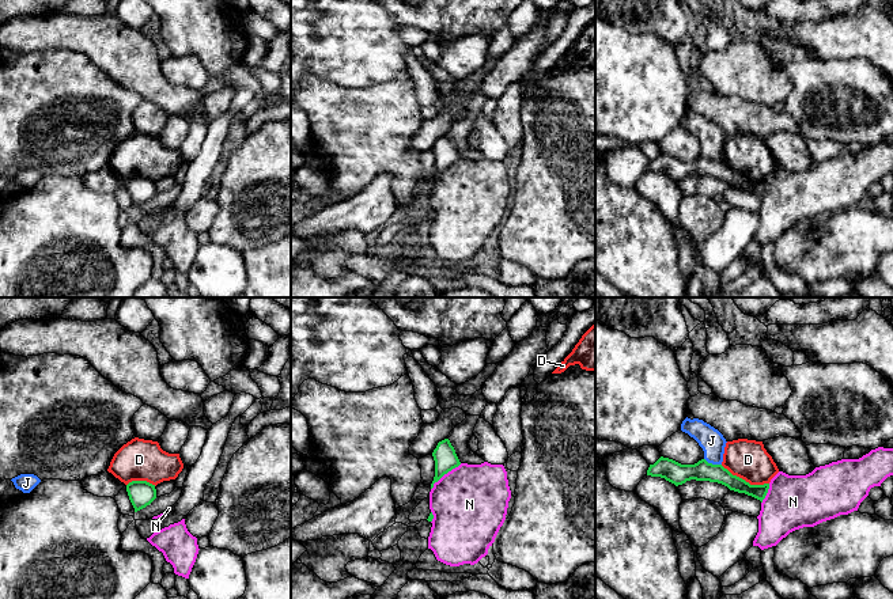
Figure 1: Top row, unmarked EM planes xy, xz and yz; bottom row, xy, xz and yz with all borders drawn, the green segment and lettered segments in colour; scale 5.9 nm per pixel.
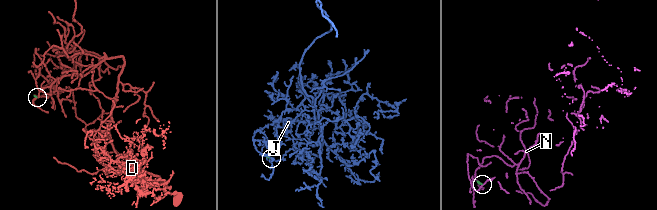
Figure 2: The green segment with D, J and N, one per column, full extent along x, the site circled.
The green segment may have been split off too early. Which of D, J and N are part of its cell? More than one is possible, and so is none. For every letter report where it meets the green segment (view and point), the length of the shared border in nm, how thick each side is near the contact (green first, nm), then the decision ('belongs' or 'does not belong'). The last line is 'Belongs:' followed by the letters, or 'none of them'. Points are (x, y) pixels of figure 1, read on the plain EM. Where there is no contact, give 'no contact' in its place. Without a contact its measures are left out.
D: contact yz (744, 175); length 300 nm; calibres 120 and 240 nm; does not belong
J: contact yz (711, 159); length 110 nm; calibres 130 and 150 nm; does not belong
N: contact xz (445, 169); length 240 nm; calibres 140 and 460 nm; does not belong
Belongs: none of them

